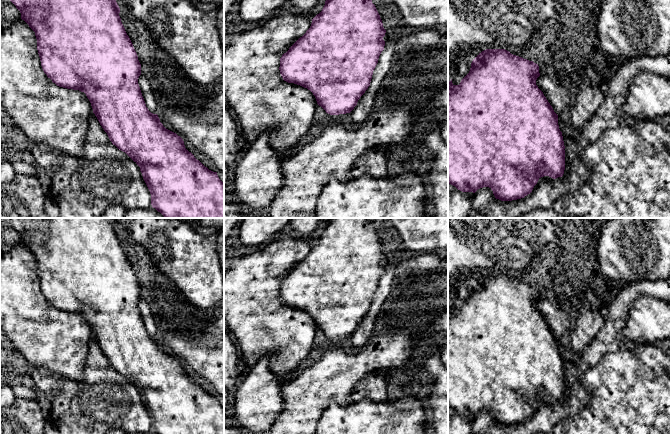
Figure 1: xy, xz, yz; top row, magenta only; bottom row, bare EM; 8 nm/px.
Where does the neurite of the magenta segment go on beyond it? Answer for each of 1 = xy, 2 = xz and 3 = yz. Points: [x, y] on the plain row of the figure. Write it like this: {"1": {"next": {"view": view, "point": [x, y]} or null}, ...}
{"1": {"next": null}, "2": {"next": null}, "3": {"next": null}}

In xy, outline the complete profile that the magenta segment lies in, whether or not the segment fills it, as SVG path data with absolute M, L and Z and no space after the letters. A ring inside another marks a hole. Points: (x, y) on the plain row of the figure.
M8 218L9 224L21 237L21 243L35 256L37 274L44 297L59 311L84 316L89 323L93 337L100 349L107 357L110 365L119 374L125 376L139 391L143 403L151 418L151 429L156 434L224 434L224 407L219 403L217 396L205 391L184 369L183 363L176 357L166 353L160 346L157 338L151 337L146 331L142 320L138 302L141 299L141 288L133 268L127 259L119 240L120 232L112 218Z

